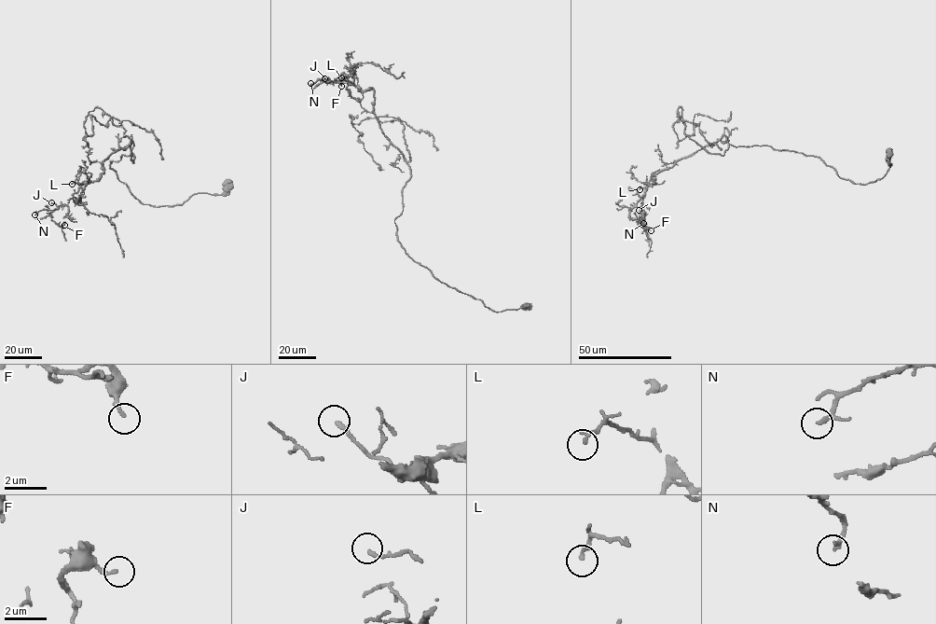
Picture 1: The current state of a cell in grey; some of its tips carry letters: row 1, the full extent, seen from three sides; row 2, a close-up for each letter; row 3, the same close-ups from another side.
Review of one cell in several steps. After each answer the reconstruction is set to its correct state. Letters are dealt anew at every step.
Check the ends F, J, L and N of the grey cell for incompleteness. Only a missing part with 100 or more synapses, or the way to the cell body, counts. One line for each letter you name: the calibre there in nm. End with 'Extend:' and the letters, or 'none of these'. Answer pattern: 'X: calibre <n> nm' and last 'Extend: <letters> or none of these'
Extend: none of these

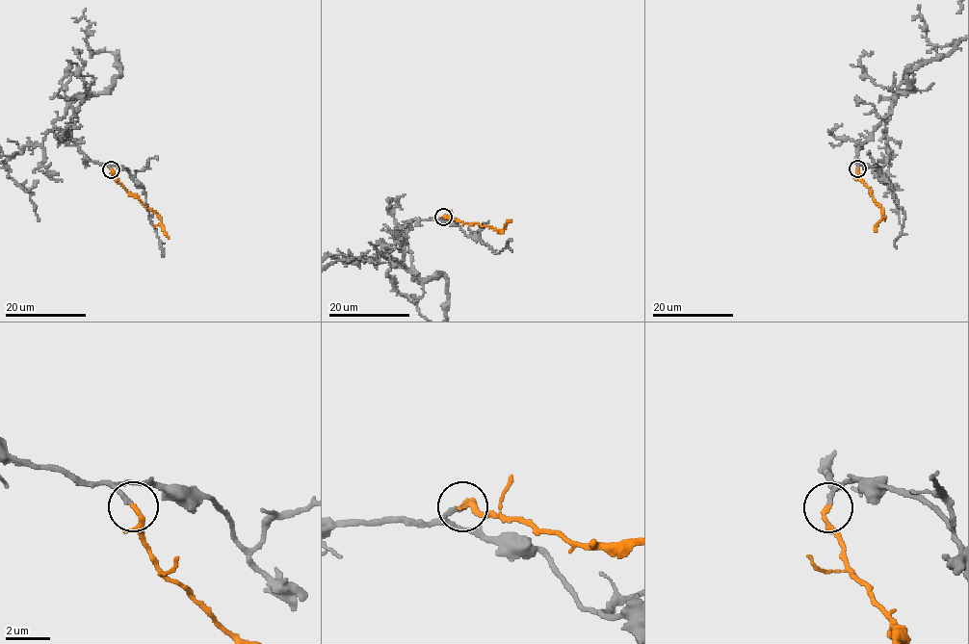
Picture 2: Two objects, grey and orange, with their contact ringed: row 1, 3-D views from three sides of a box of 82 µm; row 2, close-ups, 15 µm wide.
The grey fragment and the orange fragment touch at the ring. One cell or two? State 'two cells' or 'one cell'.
one cell

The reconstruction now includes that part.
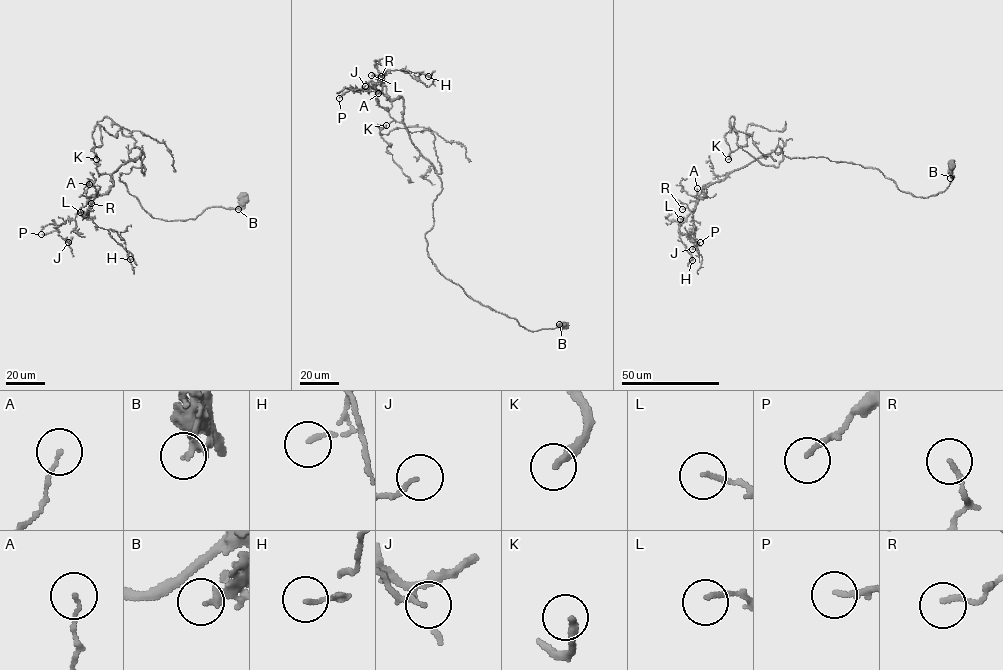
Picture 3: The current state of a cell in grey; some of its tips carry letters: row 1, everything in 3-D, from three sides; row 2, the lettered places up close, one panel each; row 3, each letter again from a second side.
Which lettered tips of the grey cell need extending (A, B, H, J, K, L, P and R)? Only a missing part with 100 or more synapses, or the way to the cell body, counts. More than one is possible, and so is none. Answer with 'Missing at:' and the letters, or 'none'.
Missing at: K

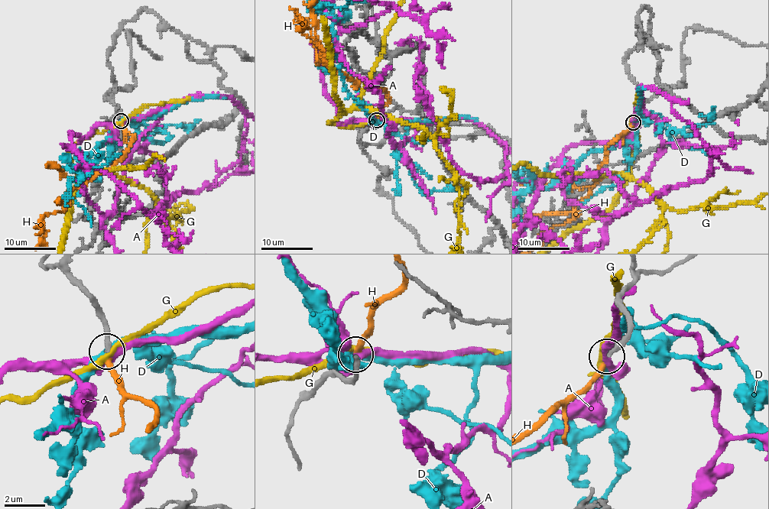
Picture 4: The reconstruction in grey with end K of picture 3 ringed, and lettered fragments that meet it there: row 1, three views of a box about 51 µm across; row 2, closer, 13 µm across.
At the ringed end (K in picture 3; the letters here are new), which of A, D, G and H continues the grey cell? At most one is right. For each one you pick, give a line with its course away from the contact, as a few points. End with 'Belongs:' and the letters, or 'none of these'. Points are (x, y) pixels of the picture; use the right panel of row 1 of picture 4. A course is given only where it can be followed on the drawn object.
Belongs: H

